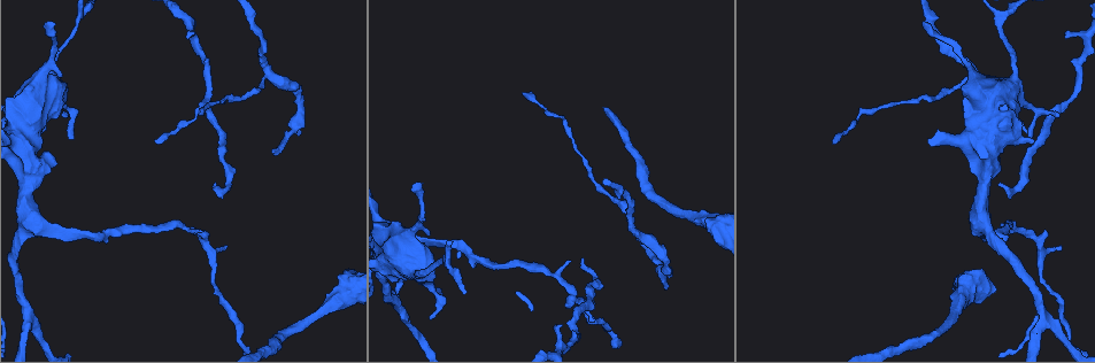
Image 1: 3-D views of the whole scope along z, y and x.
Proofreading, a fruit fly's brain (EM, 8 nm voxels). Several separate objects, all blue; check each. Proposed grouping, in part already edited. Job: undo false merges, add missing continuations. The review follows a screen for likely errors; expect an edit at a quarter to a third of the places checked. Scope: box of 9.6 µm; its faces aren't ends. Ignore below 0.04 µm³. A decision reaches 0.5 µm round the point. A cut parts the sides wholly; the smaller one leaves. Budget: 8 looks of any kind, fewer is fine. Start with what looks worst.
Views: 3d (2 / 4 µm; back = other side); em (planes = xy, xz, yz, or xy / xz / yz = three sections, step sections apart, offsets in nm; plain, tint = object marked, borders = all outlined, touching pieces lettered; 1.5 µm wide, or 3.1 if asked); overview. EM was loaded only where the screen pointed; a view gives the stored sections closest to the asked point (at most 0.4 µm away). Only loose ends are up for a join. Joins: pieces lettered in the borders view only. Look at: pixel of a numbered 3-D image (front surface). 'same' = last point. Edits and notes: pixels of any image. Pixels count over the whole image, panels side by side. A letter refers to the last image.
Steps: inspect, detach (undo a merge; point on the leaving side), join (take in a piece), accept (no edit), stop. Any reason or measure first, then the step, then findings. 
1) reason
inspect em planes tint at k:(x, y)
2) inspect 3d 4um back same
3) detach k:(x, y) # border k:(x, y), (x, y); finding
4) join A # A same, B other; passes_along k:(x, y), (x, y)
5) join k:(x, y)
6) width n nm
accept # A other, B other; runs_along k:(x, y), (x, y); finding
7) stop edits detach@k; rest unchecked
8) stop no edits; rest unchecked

branch stops here
inspect 3d 4um at 1:(185, 37)

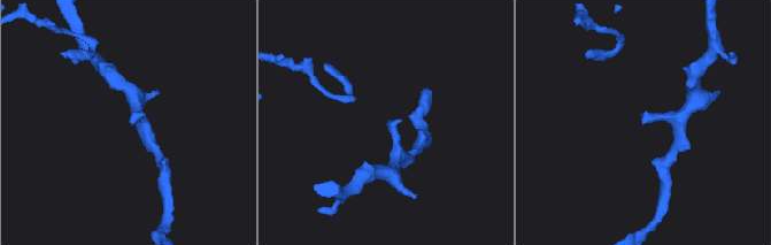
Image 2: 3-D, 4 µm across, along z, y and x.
now the EM
inspect em planes borders at 2:(131, 123)

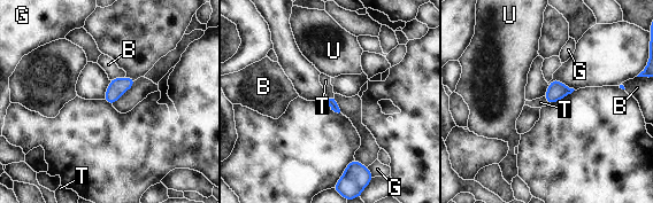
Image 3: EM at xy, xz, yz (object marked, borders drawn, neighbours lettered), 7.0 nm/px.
join T # B other, G other, T same, U other; passes_along 3:(557, 91), (546, 100), (540, 102); the neuron continues

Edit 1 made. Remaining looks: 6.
redraw
inspect overview

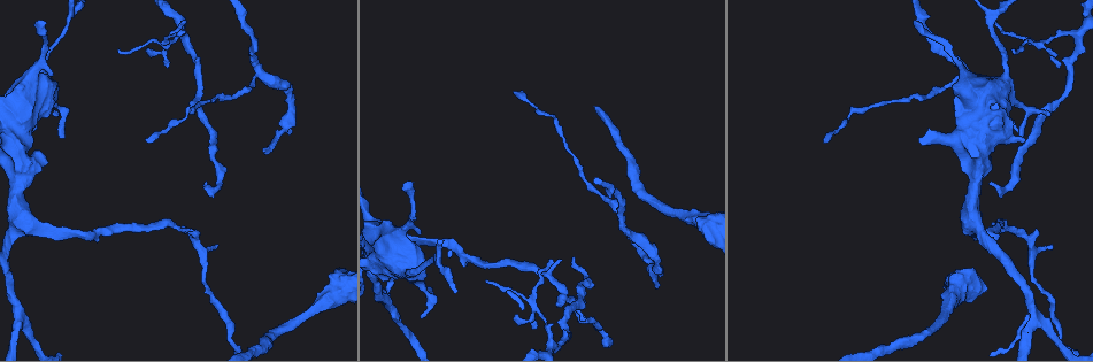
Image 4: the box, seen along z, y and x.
free end
inspect em planes borders at 4:(56, 112)

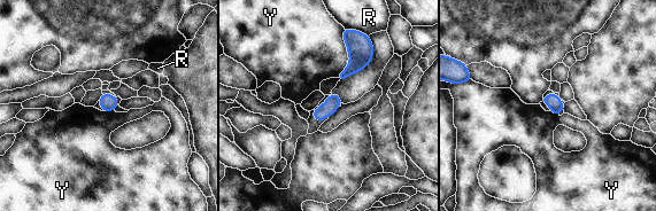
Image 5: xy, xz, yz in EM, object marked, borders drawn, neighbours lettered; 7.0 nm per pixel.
width 110 nm
accept # R other, Y other; border 5:(344, 28), (348, 64), (336, 77); no lettered piece goes on from it

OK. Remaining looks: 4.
inspect em xy step 4 tint at 4:(71, 19)

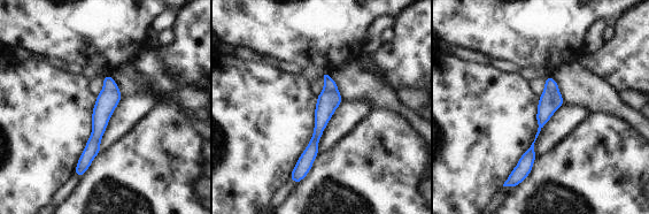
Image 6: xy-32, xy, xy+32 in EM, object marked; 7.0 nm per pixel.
another direction
inspect em planes borders same

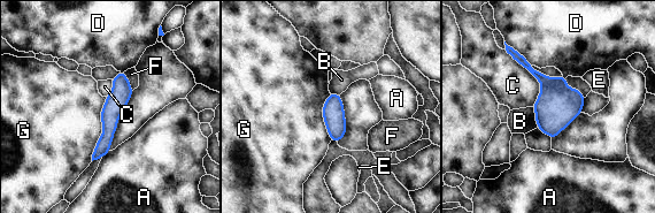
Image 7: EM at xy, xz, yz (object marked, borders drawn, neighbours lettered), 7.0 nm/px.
accept # A other, B other, C other, D other, E other, F other, G other; runs_along 7:(121, 75), (108, 135), (94, 157); one neuron here

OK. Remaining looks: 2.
stop edits join@3; rest unchecked

